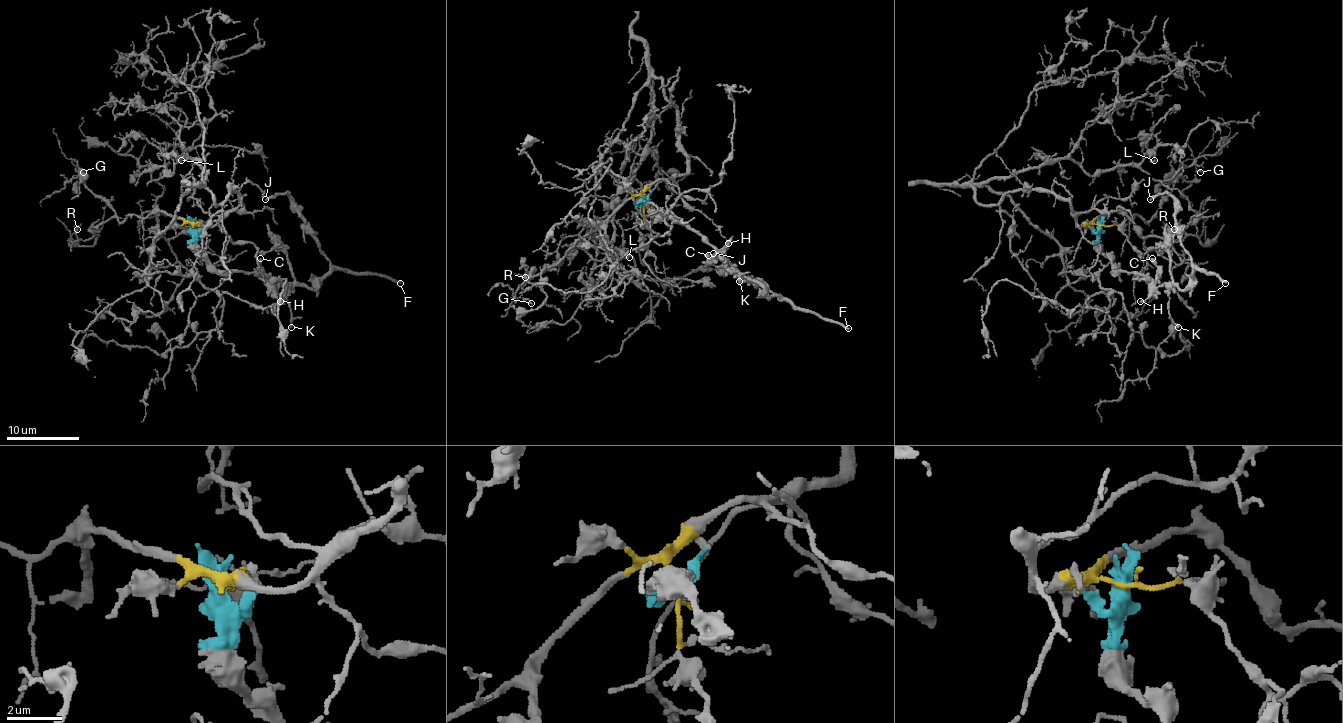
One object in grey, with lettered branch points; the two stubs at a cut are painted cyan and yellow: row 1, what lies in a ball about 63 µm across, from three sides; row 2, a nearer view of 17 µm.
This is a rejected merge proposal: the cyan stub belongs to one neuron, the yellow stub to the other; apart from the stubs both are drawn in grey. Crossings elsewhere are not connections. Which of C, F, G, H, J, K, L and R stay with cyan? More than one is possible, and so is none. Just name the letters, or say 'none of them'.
C, F, H, J, K

